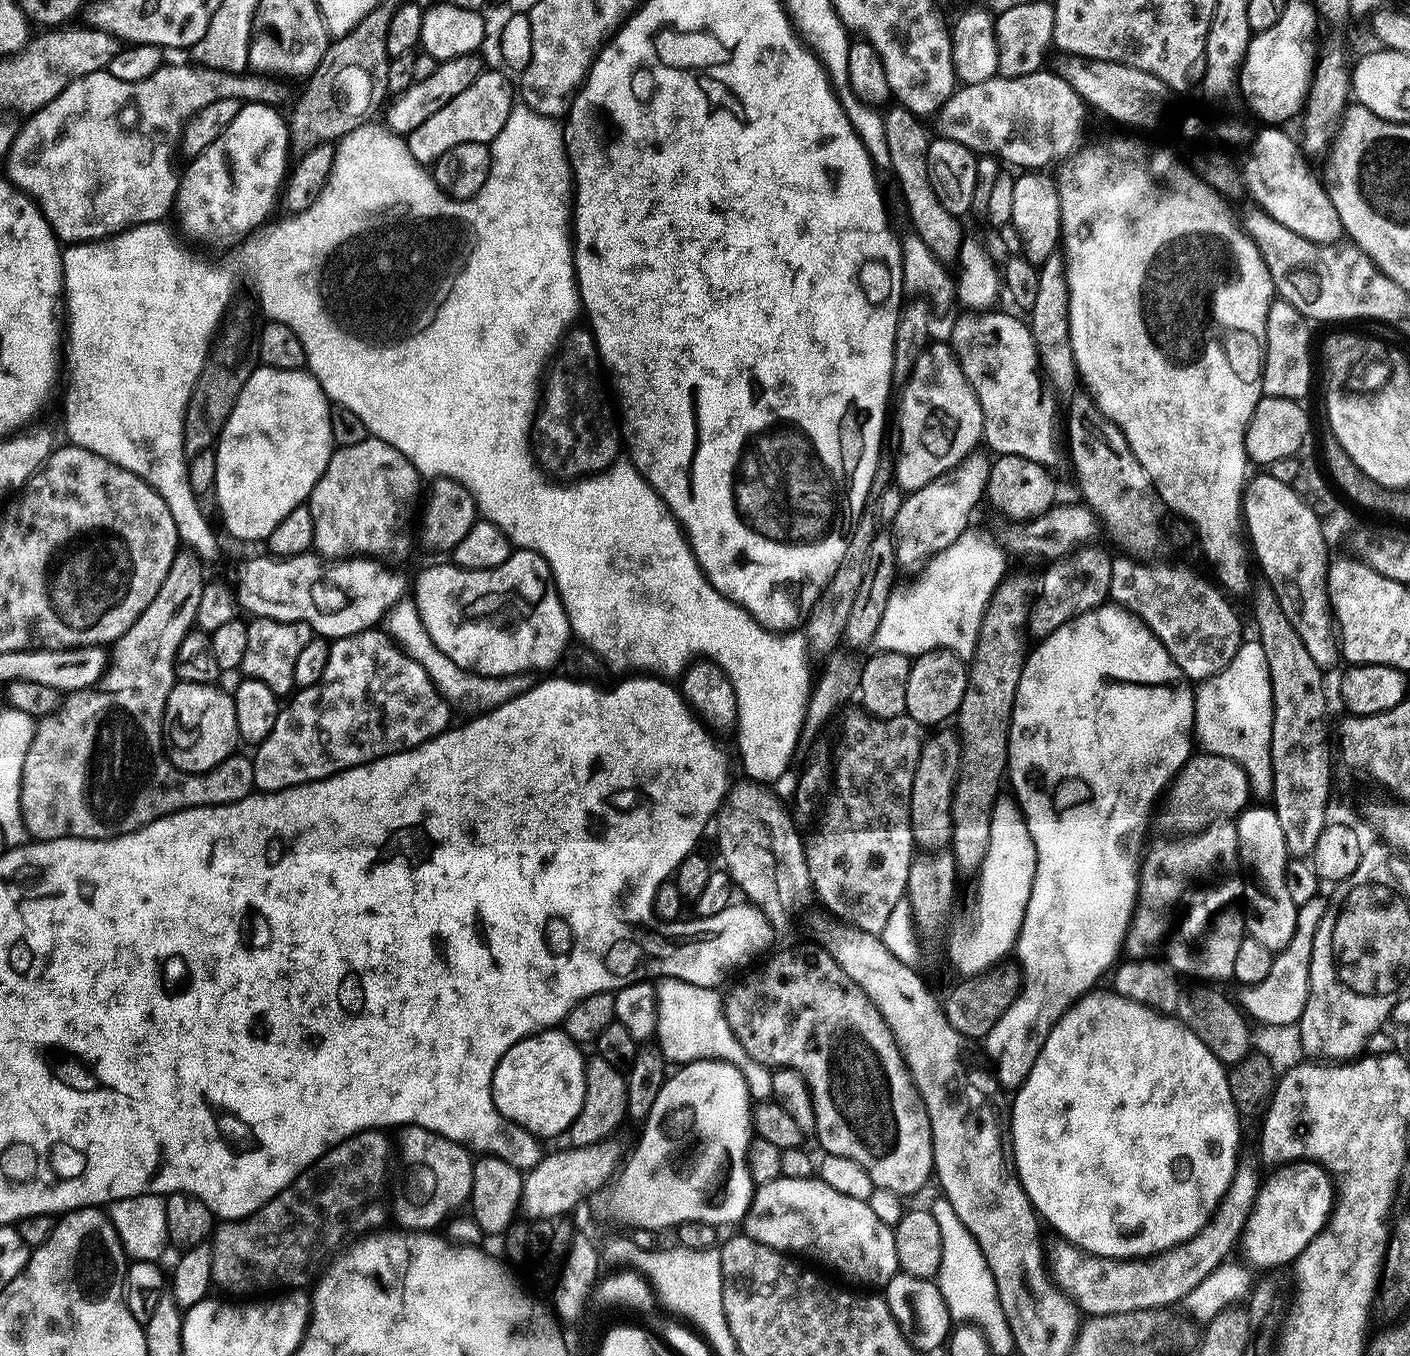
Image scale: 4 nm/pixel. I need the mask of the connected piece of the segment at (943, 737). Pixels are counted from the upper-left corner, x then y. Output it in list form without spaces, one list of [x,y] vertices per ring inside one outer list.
[[[936,730],[920,747],[918,766],[914,770],[914,786],[910,794],[912,842],[917,849],[933,854],[952,843],[952,790],[959,767],[959,741],[951,731]]]

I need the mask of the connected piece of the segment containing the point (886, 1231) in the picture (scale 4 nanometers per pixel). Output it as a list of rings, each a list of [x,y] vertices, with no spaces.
[[[779,1174],[760,1183],[755,1185],[746,1215],[746,1232],[753,1240],[766,1245],[767,1248],[783,1249],[788,1254],[809,1252],[826,1267],[833,1268],[852,1280],[861,1280],[864,1284],[883,1286],[891,1276],[896,1275],[896,1233],[876,1217],[869,1201],[847,1196],[830,1186],[824,1179],[812,1176],[788,1177]]]

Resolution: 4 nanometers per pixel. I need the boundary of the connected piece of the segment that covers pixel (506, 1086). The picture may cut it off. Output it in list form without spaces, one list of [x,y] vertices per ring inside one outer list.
[[[553,1026],[527,1034],[509,1045],[500,1055],[492,1075],[492,1097],[496,1109],[505,1121],[526,1128],[537,1137],[556,1136],[578,1120],[578,1113],[584,1101],[584,1066],[586,1056],[581,1045],[571,1040],[568,1033]]]

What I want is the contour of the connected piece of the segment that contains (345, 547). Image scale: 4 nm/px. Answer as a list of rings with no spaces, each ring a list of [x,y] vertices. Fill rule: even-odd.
[[[369,438],[356,446],[336,448],[306,501],[314,522],[312,548],[328,562],[345,558],[375,558],[400,566],[396,564],[402,563],[412,552],[412,515],[416,512],[420,483],[422,477],[412,462],[385,440]]]

